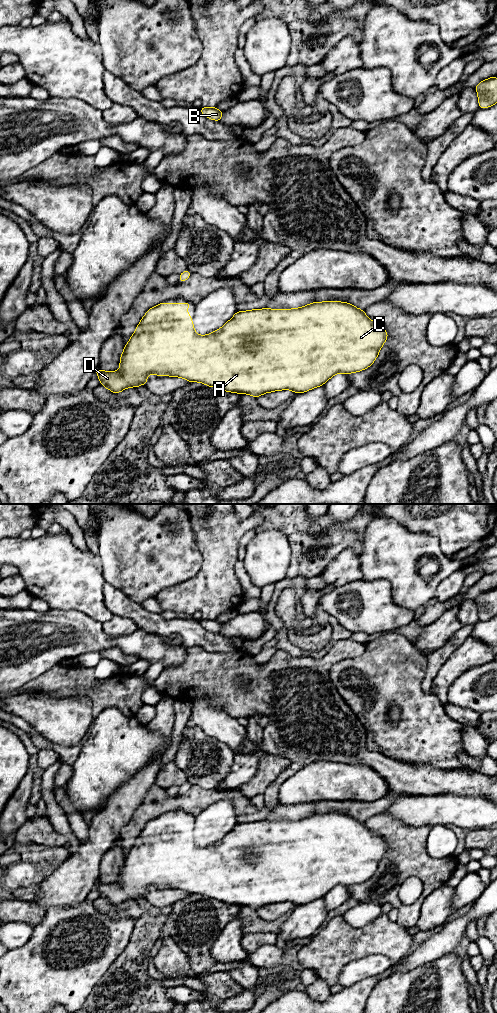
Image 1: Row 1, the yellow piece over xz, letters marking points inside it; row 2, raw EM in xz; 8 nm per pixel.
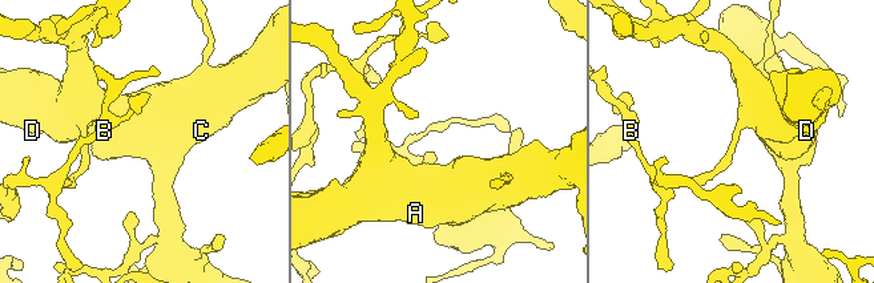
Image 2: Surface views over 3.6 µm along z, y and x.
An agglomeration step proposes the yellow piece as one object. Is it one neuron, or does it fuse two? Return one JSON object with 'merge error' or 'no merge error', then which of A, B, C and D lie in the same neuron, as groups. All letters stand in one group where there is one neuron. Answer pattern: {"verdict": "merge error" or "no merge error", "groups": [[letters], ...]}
{"verdict": "no merge error", "groups": [["A", "B", "C", "D"]]}

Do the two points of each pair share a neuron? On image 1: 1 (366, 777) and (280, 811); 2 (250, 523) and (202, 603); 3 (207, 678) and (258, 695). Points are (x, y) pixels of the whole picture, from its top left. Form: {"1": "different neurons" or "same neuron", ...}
{"1": "different neurons", "2": "same neuron", "3": "same neuron"}

